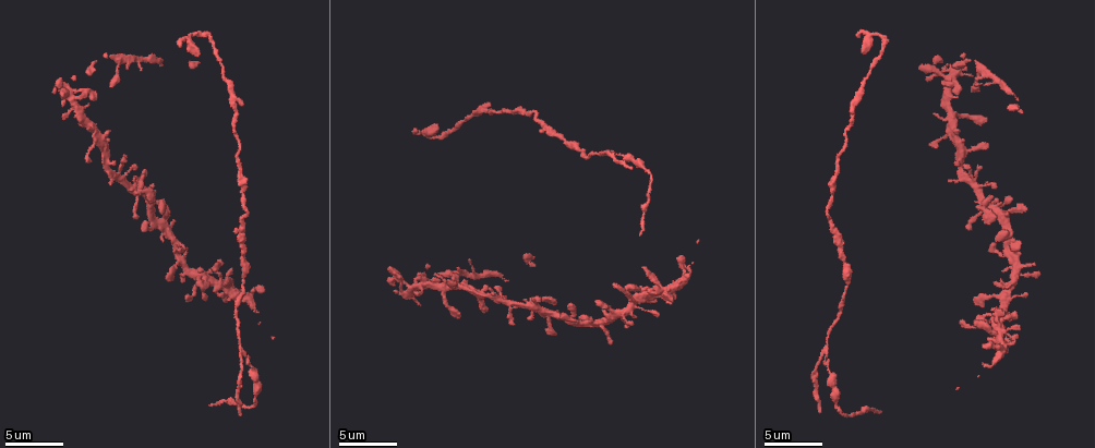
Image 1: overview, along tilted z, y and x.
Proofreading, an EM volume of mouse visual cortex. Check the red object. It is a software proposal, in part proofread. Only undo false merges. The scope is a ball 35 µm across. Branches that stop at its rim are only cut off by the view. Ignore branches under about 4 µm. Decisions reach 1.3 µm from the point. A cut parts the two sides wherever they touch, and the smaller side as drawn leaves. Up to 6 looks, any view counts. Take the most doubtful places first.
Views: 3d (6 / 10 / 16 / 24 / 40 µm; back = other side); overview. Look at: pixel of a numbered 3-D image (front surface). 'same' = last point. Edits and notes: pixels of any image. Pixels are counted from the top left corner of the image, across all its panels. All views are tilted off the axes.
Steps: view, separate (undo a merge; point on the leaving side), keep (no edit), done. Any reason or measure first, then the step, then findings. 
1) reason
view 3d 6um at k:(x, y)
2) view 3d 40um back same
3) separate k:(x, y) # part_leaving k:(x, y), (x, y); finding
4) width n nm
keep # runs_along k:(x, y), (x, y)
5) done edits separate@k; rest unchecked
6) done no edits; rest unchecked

three-way junction
view 3d 10um at 1:(827, 349)

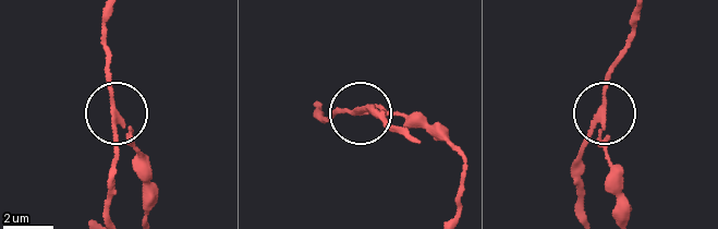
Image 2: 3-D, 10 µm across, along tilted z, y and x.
width 150 nm
separate 2:(116, 156) # part_leaving 2:(113, 121), (109, 213); a second cell is stuck on

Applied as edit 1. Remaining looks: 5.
redraw
view overview

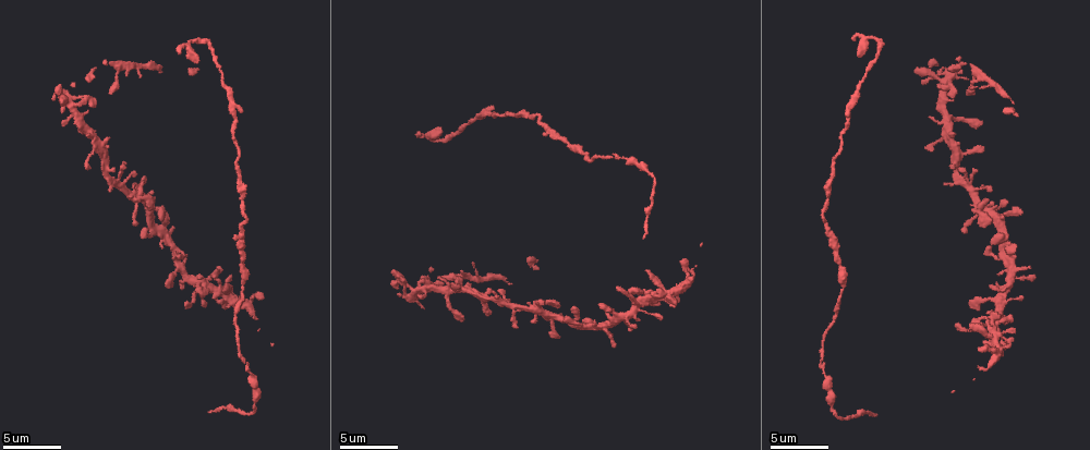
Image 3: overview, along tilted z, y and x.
thick turns thin
view 3d 10um at 3:(237, 176)

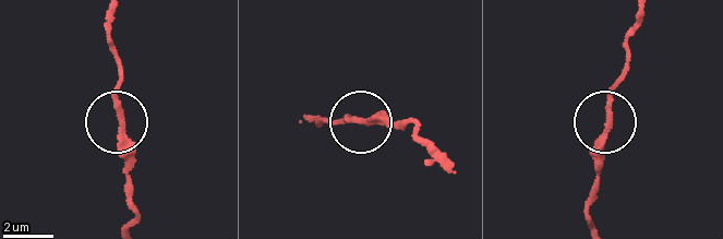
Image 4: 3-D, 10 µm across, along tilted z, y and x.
view 3d 10um back at 4:(123, 123)

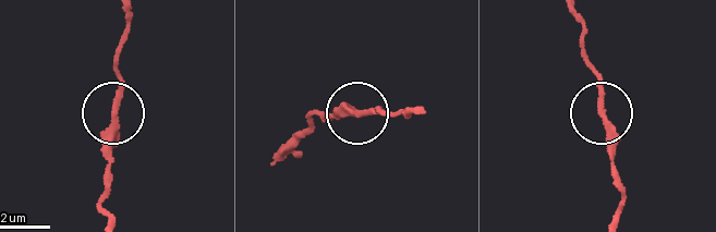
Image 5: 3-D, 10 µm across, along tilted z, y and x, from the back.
keep # runs_along 5:(613, 215), (621, 193), (599, 106), (602, 81), (580, 41); all the same cell

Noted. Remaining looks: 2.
thick turns thin
view 3d 16um at 3:(239, 232)

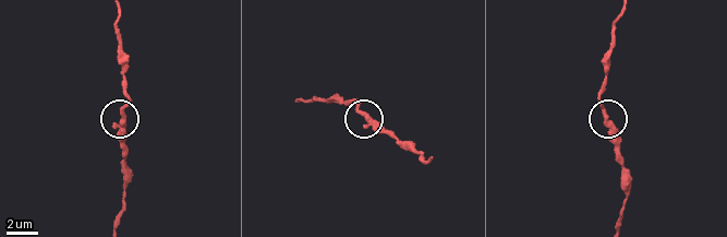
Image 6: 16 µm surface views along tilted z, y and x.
zoom in
view 3d 6um at 6:(369, 116)

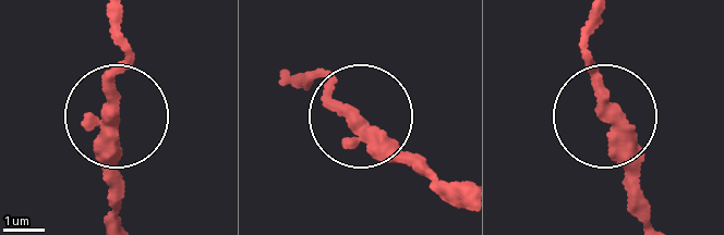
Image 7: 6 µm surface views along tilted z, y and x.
keep # runs_along 7:(646, 212), (642, 163), (605, 103), (583, 28); one cell here

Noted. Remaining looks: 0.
done edits separate@2; rest unchecked

